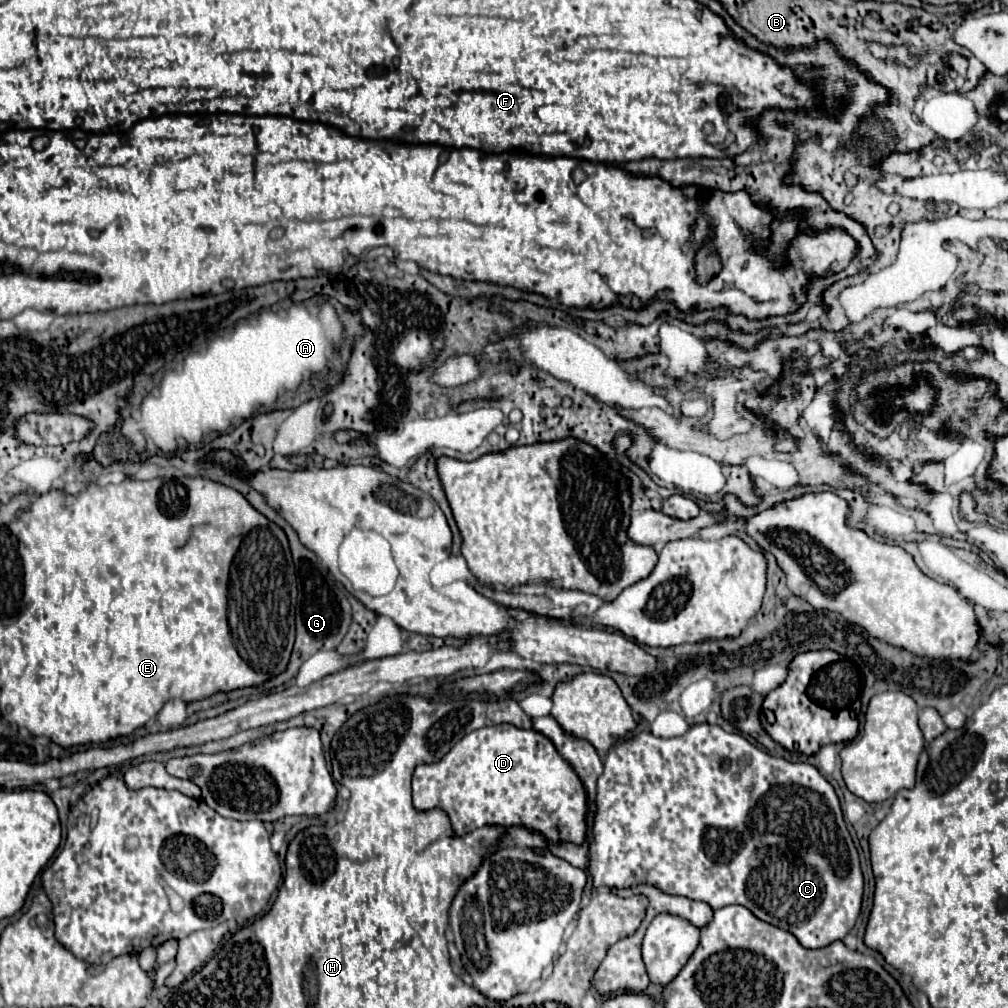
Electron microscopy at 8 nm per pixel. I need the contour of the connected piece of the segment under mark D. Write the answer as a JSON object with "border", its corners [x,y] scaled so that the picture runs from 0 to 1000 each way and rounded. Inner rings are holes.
{"border":[[[508,718],[482,720],[462,728],[448,744],[429,758],[415,758],[409,772],[409,796],[417,806],[437,802],[444,808],[452,829],[460,829],[478,819],[520,819],[542,831],[544,837],[567,835],[575,839],[581,831],[583,788],[569,762],[552,746],[550,738],[532,724],[516,724]]]}

